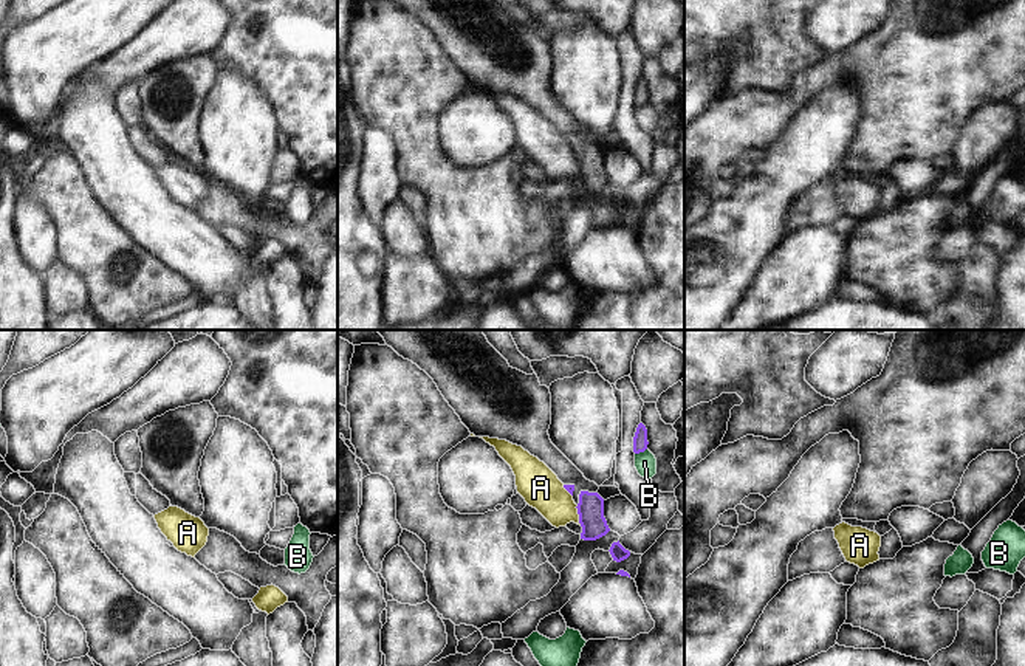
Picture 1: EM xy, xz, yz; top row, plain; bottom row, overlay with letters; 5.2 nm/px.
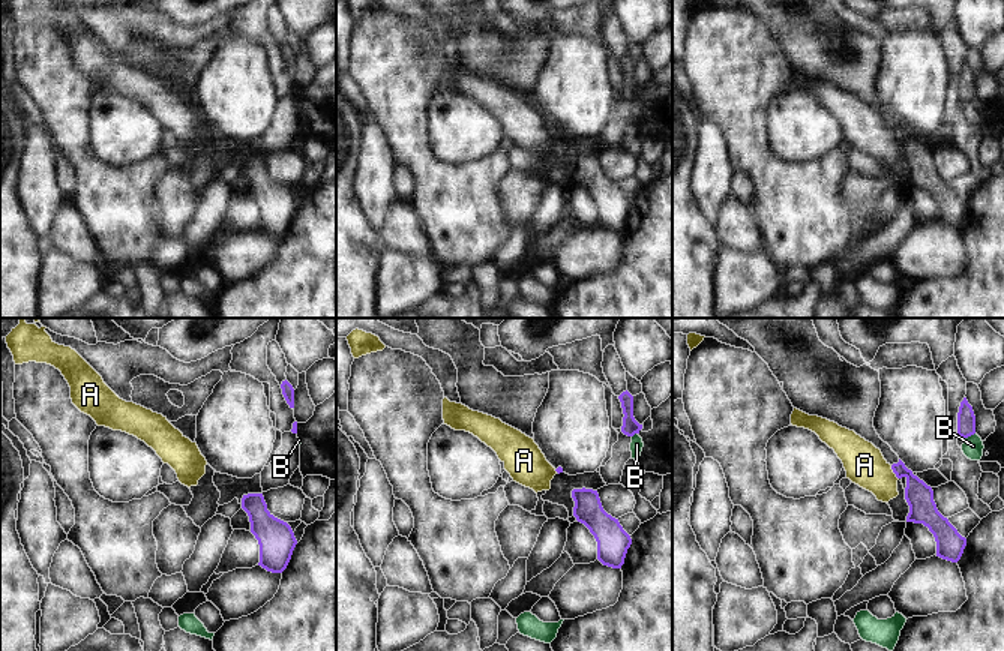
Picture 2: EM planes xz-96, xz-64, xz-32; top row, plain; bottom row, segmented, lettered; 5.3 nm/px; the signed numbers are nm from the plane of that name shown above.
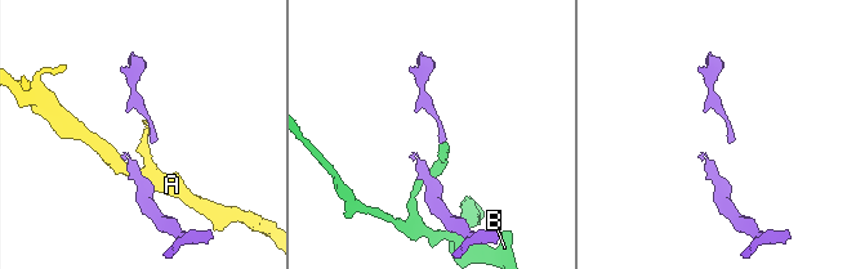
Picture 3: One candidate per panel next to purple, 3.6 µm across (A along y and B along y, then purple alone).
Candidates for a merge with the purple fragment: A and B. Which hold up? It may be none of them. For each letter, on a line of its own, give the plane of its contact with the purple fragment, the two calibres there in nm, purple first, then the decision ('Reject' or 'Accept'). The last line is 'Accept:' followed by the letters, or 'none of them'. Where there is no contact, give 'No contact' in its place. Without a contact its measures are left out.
A: Touches purple in xz. Thickness 140 nm (purple) against 200 nm. Reject
B: Touches purple in xz. Thickness 80 nm (purple) against 110 nm. Reject
Accept: none of them.

